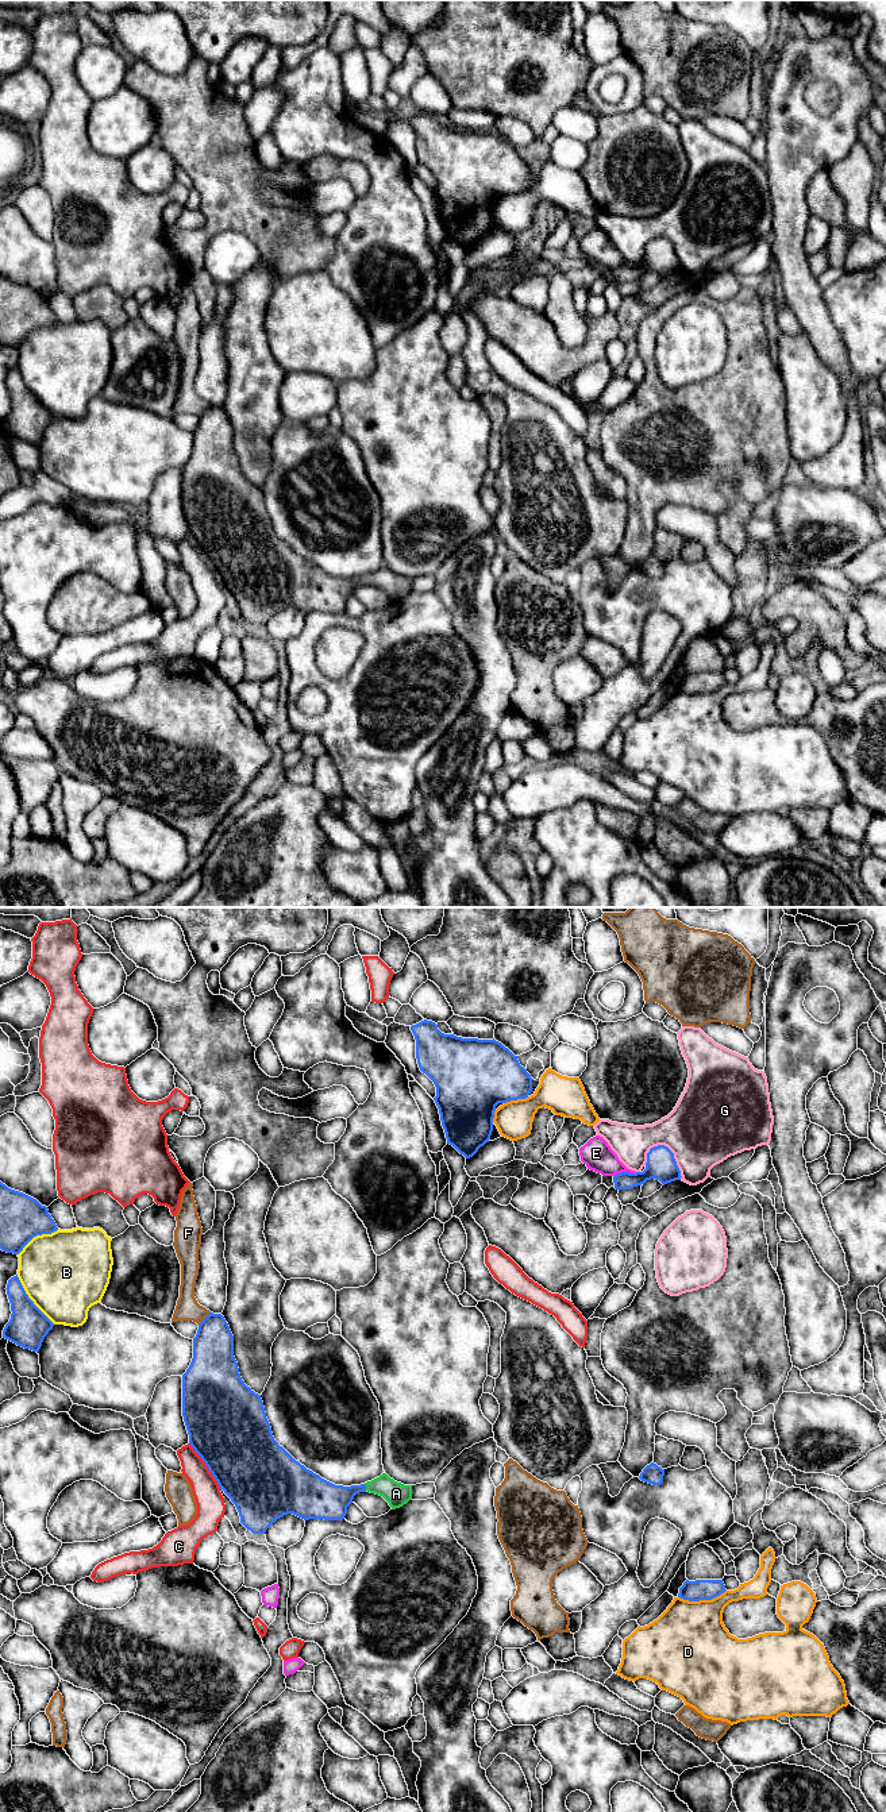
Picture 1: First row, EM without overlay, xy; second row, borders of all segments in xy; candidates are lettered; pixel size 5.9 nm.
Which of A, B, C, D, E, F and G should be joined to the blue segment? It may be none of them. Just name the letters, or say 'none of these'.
A

